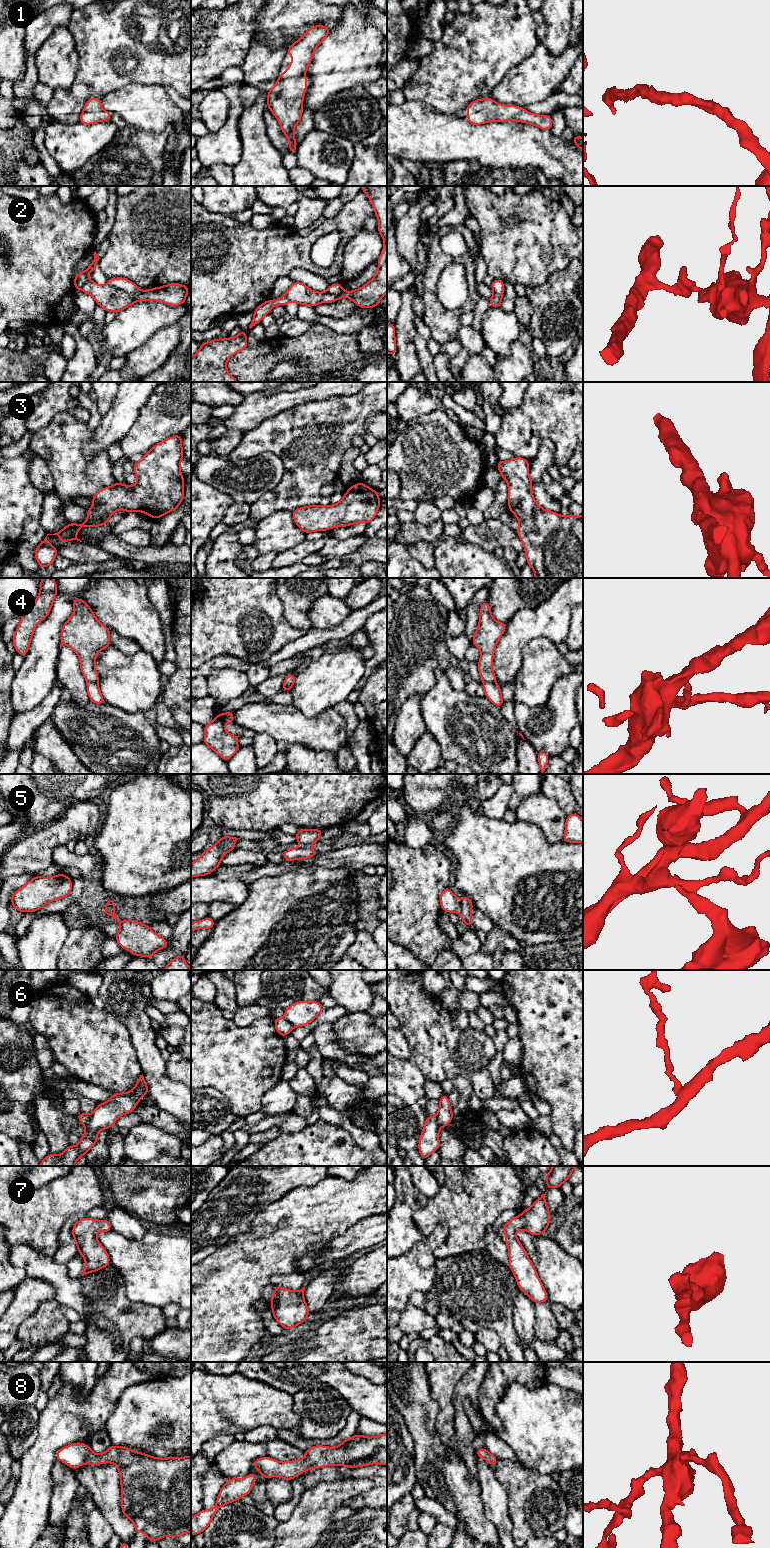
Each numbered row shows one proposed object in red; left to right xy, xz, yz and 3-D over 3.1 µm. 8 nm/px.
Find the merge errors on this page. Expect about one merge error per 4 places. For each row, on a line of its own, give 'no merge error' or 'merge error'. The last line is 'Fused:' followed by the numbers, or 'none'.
1: no merge error
2: merge error
3: no merge error
4: merge error
5: merge error
6: merge error
7: no merge error
8: no merge error
Fused: 2, 4, 5, 6

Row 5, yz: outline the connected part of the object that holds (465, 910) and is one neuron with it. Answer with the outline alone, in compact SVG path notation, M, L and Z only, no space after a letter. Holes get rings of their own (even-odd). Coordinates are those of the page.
M464 895L460 901L460 907L459 907L459 915L460 919L463 920L464 924L466 925L467 928L471 927L472 924L472 907L473 907L473 902L471 899Z

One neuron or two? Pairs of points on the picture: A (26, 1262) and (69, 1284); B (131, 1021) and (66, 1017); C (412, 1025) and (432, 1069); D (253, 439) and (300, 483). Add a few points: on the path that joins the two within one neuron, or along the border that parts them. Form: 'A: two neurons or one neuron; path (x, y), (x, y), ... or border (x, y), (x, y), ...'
A: one neuron; path (37, 1266), (52, 1272), (58, 1278)
B: two neurons; border (103, 1008), (127, 1029), (131, 1040)
C: one neuron; path (423, 1036), (433, 1046), (433, 1058)
D: one neuron; path (277, 436), (303, 435), (307, 440), (307, 459)

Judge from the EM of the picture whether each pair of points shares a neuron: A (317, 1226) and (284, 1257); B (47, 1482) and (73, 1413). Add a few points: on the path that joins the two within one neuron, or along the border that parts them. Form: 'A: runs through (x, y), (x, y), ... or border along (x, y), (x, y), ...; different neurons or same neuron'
A: runs through (309, 1232), (292, 1249); same neuron
B: runs through (45, 1465), (45, 1446), (56, 1430); same neuron

